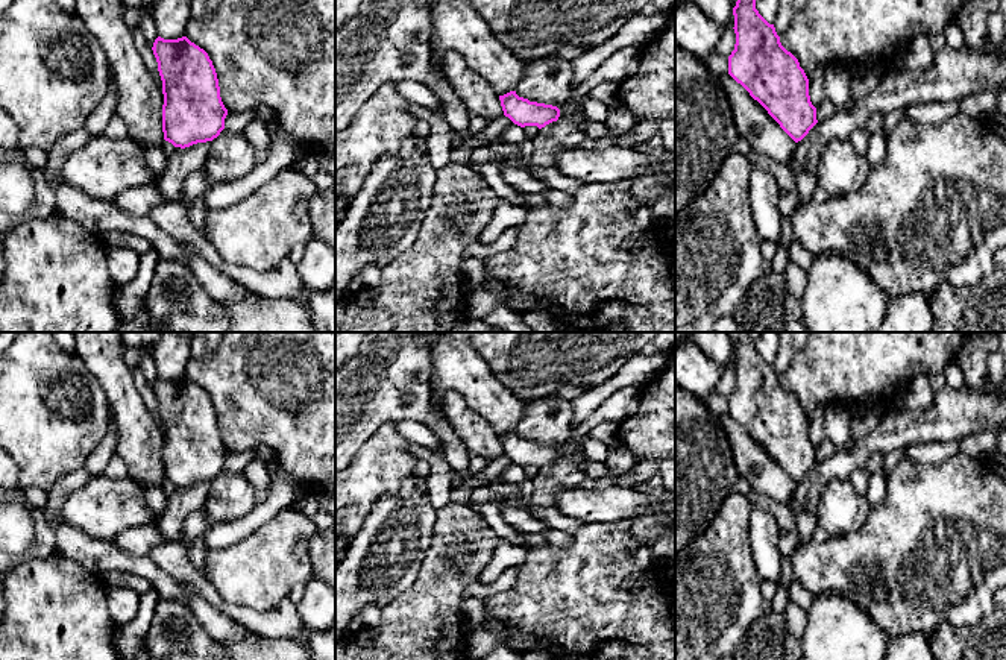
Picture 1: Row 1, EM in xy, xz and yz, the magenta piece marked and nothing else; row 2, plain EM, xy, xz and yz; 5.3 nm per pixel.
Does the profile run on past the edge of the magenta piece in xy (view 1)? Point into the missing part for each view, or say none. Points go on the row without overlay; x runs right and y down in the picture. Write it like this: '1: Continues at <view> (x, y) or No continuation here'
1: No continuation here

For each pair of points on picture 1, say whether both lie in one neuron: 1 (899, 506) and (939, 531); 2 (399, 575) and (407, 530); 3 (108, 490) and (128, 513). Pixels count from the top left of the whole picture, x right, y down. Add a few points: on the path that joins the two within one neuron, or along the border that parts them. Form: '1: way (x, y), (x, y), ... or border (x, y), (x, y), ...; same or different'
1: way (909, 516), (924, 531), (929, 531); same
2: way (399, 565), (399, 540); same
3: way (111, 496), (122, 507); same

